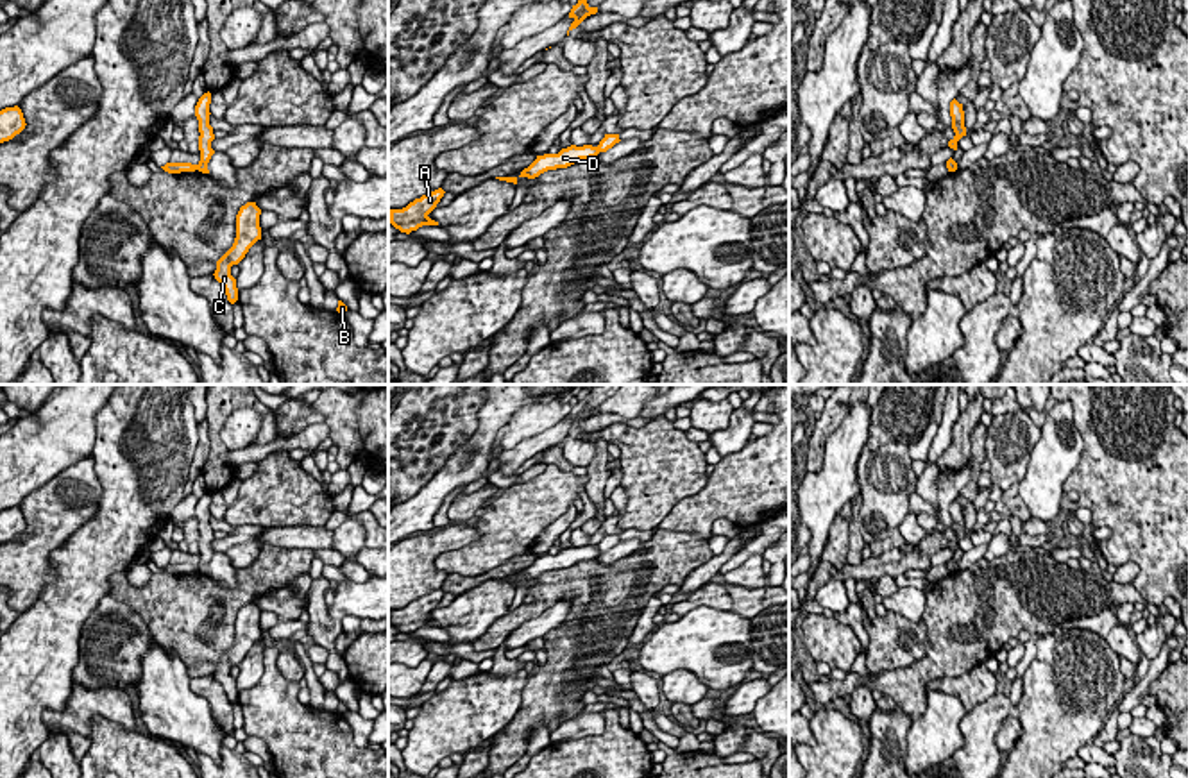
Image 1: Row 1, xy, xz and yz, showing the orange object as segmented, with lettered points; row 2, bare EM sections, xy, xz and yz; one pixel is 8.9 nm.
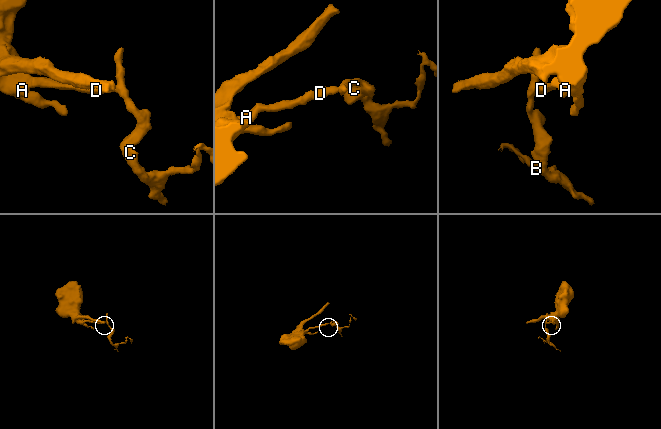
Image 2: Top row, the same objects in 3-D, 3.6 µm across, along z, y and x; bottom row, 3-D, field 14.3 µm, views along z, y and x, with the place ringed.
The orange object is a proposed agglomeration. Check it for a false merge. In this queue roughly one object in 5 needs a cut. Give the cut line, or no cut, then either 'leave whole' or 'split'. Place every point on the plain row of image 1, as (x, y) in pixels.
cut xy (197, 566), (199, 569); split

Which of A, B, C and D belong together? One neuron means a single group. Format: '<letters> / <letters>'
A D / B C

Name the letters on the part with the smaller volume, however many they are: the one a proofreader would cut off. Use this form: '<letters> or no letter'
B, C

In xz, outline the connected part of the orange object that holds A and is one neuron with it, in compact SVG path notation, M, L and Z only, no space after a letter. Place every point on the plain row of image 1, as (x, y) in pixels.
M438 588L420 599L415 599L403 610L390 610L388 624L406 635L422 626L438 626L438 622L431 621L428 615L437 608L444 594L446 592Z

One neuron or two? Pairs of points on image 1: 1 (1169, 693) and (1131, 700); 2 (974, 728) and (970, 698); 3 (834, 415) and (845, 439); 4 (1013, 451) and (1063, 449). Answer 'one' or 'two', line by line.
1: two
2: two
3: two
4: two

